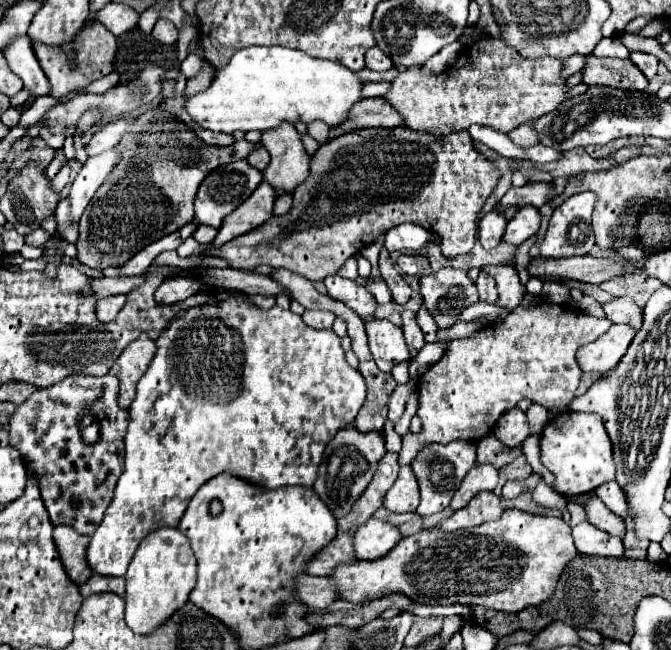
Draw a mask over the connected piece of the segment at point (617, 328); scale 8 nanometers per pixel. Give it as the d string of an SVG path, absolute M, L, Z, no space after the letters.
M611 325L607 333L603 333L593 343L579 347L577 363L583 373L595 371L599 375L611 371L627 351L633 341L635 331L629 325Z

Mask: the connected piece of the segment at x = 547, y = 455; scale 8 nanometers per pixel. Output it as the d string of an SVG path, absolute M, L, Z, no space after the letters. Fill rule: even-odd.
M565 411L545 425L541 433L541 463L555 475L555 491L561 495L583 495L615 479L611 439L597 413Z

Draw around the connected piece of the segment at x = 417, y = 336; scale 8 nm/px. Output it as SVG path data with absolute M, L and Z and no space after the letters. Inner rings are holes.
M405 311L403 313L403 333L405 333L405 341L411 349L417 349L421 351L421 347L425 345L425 339L423 339L423 333L421 333L421 327L417 325L417 319L411 311Z

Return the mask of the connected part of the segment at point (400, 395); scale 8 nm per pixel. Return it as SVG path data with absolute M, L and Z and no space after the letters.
M411 379L407 385L399 385L399 387L395 389L395 393L391 395L391 401L389 401L389 423L391 423L391 425L395 425L395 423L401 419L401 415L403 415L403 411L405 411L407 397L409 397L409 393L411 393L413 387L415 387L415 381Z

